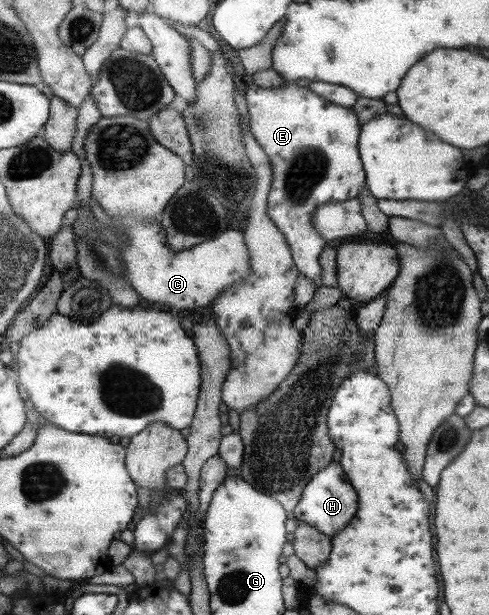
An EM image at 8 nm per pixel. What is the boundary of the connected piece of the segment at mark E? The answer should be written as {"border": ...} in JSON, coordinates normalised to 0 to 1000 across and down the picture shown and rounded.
{"border":[[[603,132],[579,133],[579,140],[571,140],[571,143],[534,143],[534,140],[526,140],[526,137],[517,135],[505,146],[501,159],[507,169],[505,193],[513,213],[521,220],[526,231],[538,239],[542,250],[548,250],[558,270],[556,311],[548,317],[548,343],[552,354],[556,354],[556,361],[573,371],[573,376],[585,384],[585,389],[589,389],[611,442],[624,446],[632,455],[640,455],[640,462],[648,462],[644,463],[644,468],[656,468],[658,429],[654,428],[654,420],[663,405],[669,403],[665,400],[669,390],[656,387],[656,384],[650,382],[648,374],[644,374],[644,369],[638,367],[638,351],[661,332],[671,332],[673,328],[697,328],[734,320],[736,311],[744,309],[746,302],[751,302],[751,283],[744,276],[744,267],[738,260],[734,246],[736,215],[740,207],[736,205],[730,185],[722,182],[720,176],[706,176],[703,172],[673,166],[671,161],[661,159],[661,156],[652,153],[644,153],[644,150],[632,146],[628,141],[611,140]]]}

